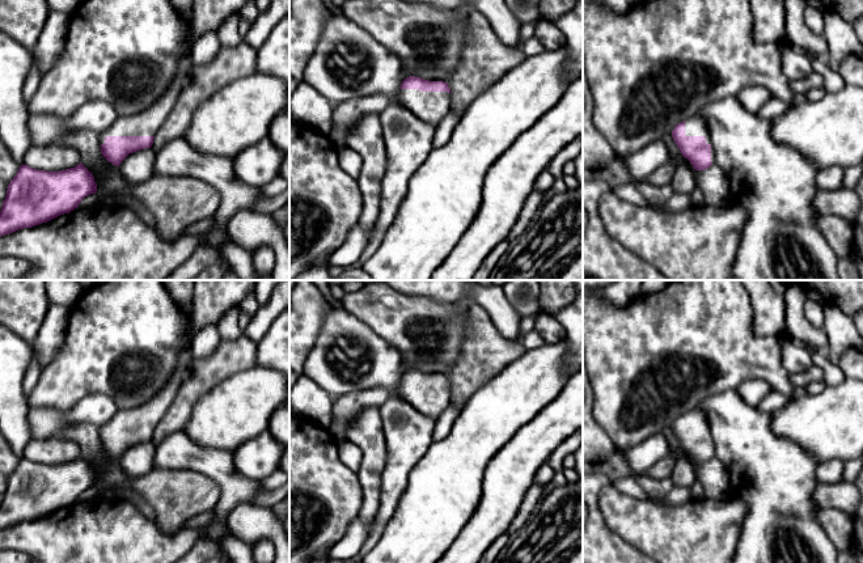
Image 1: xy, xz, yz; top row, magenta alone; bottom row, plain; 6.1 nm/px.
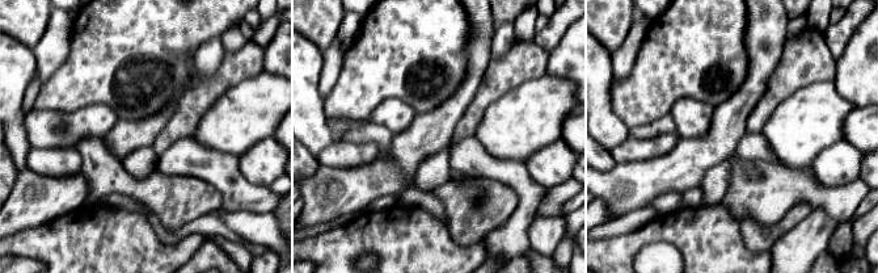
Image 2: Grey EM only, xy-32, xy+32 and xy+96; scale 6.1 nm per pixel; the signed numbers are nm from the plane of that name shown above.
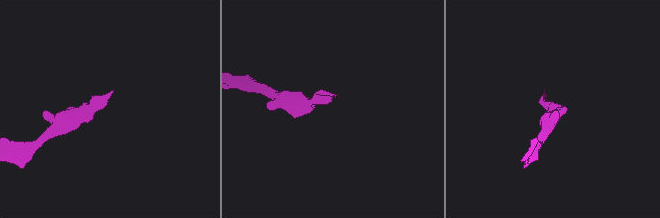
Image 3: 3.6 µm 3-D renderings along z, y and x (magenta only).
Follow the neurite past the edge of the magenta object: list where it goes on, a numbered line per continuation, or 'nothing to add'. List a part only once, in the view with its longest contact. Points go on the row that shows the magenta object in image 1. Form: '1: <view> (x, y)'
1: yz (694, 126)

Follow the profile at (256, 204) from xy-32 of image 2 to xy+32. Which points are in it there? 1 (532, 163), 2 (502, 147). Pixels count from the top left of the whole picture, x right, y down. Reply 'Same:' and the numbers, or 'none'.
Same: none

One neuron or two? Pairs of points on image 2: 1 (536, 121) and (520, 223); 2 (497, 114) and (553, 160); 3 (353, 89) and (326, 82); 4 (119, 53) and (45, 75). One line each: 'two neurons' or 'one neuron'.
1: two neurons
2: two neurons
3: two neurons
4: two neurons

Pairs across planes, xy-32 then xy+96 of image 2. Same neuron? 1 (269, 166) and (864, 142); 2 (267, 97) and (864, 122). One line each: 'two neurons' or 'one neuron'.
1: two neurons
2: two neurons

